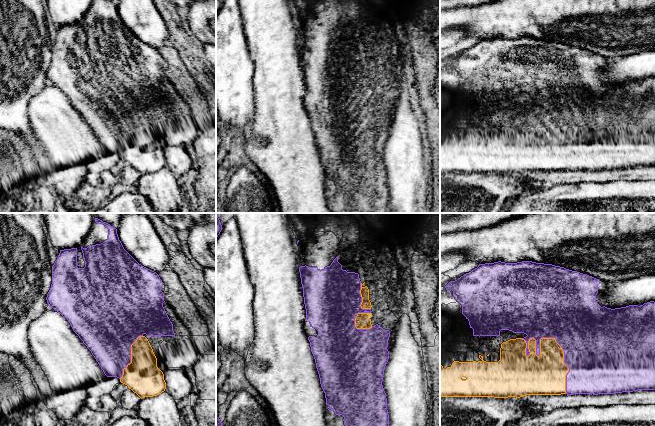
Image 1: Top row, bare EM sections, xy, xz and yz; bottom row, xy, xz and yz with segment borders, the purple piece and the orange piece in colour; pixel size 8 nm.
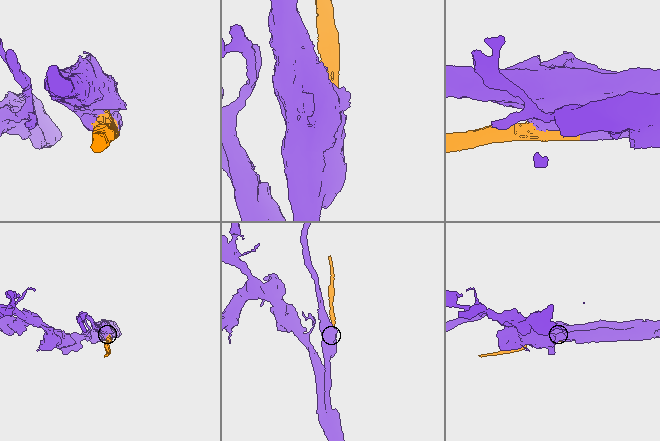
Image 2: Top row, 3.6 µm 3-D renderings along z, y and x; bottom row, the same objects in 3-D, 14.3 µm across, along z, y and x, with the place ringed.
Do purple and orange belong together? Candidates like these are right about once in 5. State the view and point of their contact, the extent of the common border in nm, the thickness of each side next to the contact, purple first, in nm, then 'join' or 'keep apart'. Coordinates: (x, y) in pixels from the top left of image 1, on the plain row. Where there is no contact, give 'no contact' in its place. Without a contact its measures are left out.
contact yz (552, 113); length 600 nm; calibres 500 and 260 nm; keep apart

